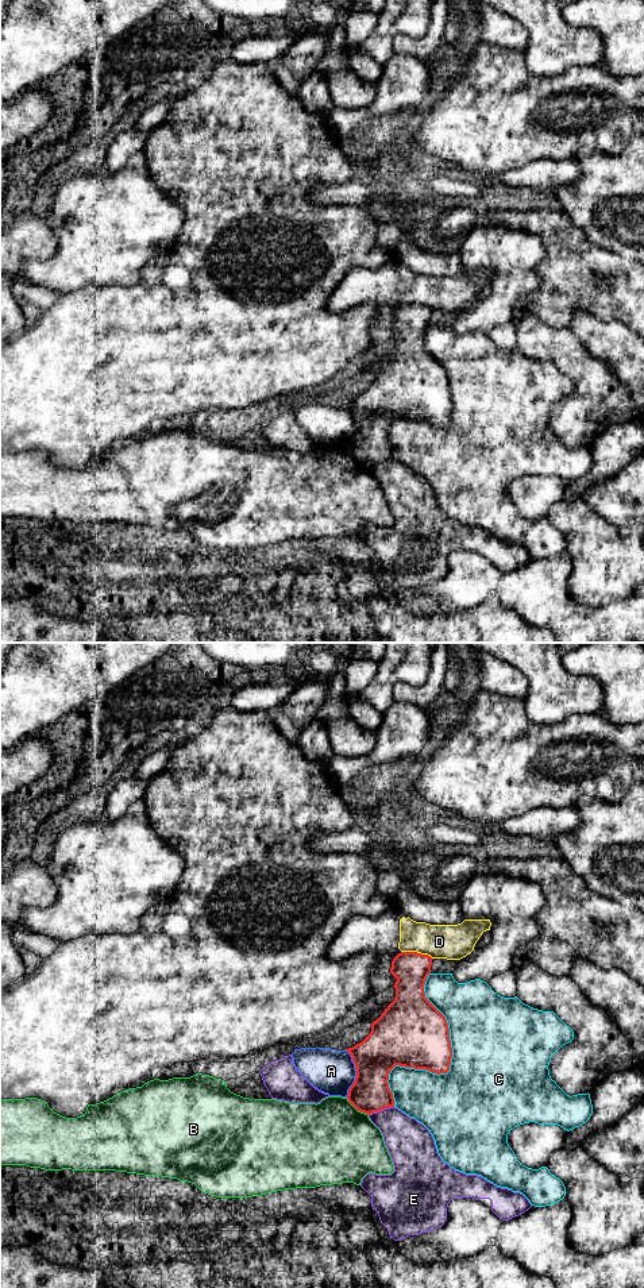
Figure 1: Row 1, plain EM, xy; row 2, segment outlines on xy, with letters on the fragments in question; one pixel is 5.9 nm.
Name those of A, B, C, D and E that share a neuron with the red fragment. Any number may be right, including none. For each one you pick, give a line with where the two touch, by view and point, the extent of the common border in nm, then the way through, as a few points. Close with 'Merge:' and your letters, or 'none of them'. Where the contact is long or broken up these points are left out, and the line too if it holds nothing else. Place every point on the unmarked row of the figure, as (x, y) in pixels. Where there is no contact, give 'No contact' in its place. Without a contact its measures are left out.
Merge: none of them

